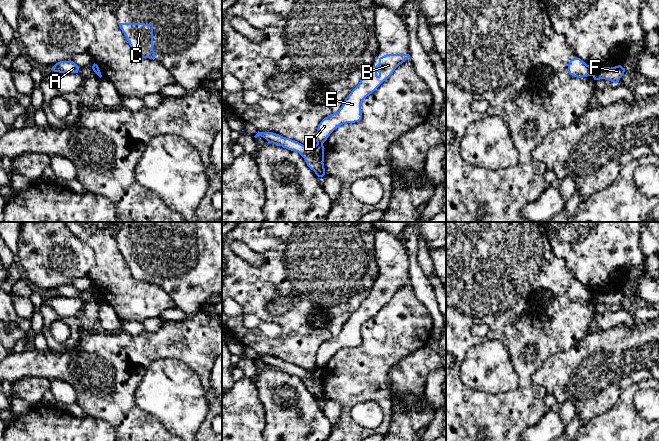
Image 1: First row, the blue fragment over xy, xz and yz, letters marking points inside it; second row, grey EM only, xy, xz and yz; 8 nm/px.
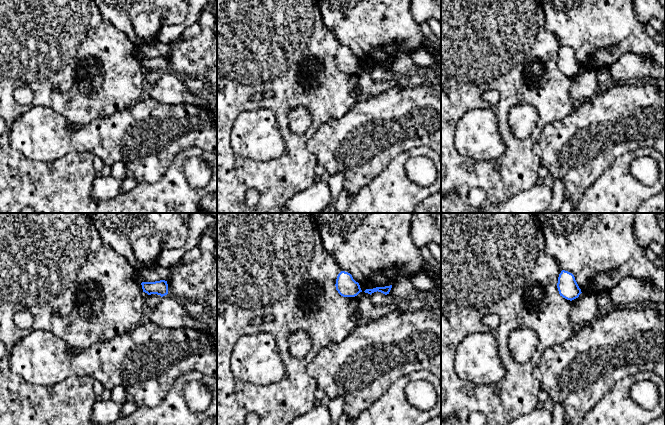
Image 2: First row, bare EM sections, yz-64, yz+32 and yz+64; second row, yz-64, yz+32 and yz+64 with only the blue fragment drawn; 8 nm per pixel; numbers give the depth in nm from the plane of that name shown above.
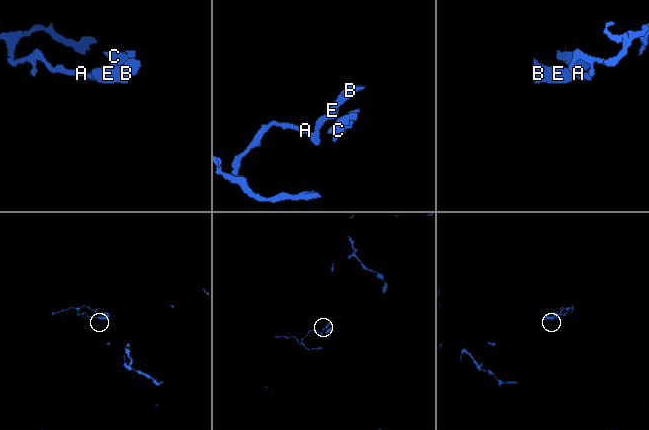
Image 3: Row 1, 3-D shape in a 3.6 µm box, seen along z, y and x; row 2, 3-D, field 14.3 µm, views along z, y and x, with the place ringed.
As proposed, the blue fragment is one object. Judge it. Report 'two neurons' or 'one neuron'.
two neurons

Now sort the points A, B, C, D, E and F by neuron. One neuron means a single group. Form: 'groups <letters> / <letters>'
groups A F / B C D E

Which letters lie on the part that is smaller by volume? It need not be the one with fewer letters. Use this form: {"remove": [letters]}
{"remove": ["A", "F"]}

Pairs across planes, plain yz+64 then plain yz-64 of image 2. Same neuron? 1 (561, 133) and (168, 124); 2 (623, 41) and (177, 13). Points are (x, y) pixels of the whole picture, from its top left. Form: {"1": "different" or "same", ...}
{"1": "same", "2": "same"}

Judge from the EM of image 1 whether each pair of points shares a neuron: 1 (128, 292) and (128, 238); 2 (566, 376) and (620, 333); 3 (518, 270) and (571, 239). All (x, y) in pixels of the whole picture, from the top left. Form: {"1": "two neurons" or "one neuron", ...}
{"1": "two neurons", "2": "one neuron", "3": "two neurons"}

